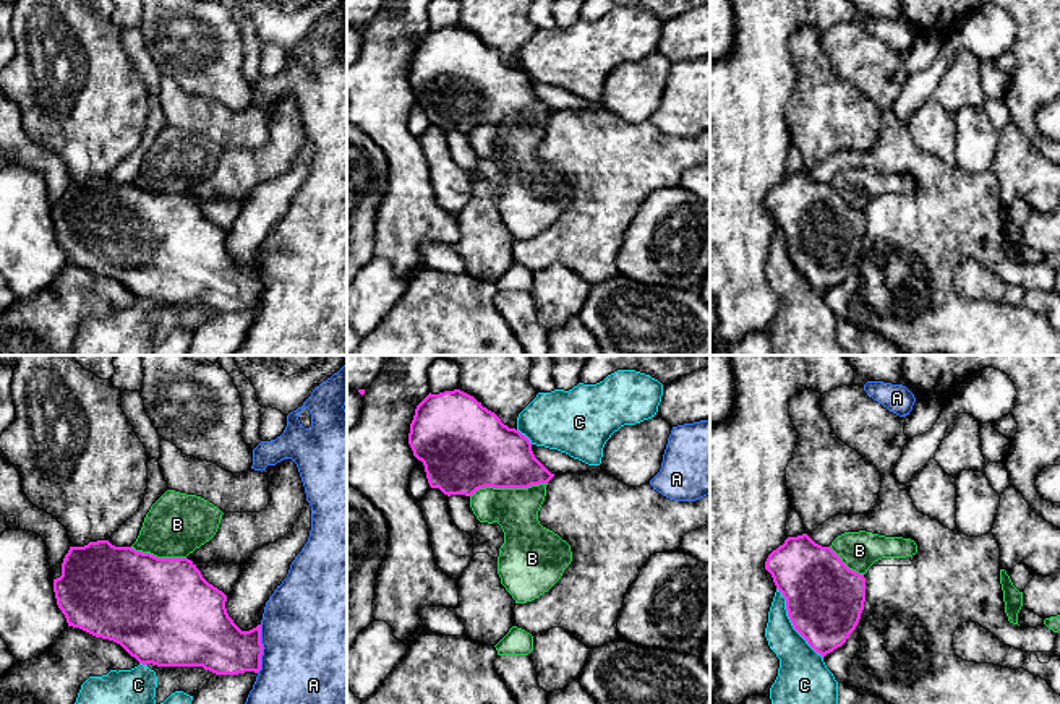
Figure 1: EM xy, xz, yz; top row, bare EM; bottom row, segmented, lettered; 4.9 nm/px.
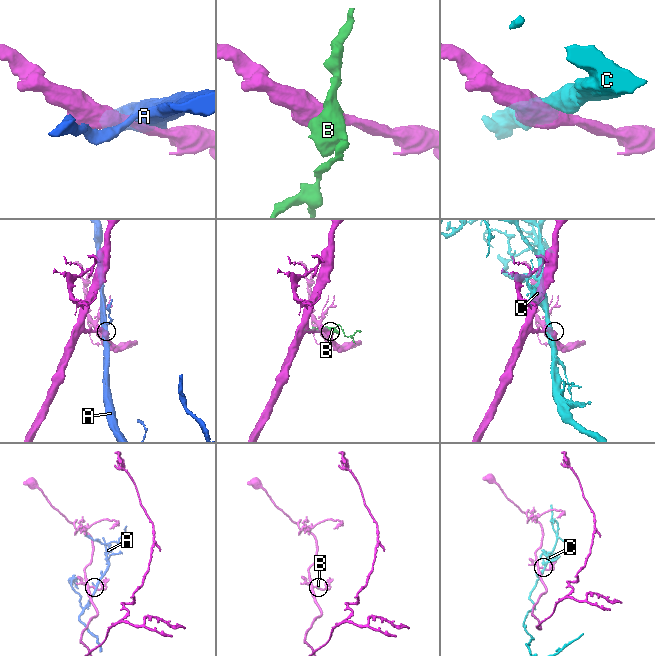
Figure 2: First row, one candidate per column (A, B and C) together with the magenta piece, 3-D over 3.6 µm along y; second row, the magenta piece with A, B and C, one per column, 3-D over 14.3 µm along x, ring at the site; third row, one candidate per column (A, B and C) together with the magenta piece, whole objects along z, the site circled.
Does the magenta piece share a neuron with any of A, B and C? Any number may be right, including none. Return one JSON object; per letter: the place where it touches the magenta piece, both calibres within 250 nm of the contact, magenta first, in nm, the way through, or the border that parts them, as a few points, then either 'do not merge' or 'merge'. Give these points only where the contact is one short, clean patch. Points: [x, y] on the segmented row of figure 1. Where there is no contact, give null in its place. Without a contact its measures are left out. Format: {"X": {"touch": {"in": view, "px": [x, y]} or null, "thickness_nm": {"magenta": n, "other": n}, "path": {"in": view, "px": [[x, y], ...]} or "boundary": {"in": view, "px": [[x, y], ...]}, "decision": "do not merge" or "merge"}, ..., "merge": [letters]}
{"A": {"touch": {"in": "xy", "px": [263, 648]}, "thickness_nm": {"magenta": 280, "other": 500}, "decision": "do not merge"}, "B": {"touch": {"in": "xz", "px": [508, 487]}, "thickness_nm": {"magenta": 380, "other": 220}, "boundary": {"in": "xz", "px": [[547, 482], [527, 487], [480, 487], [470, 497]]}, "decision": "do not merge"}, "C": {"touch": {"in": "yz", "px": [791, 622]}, "thickness_nm": {"magenta": 380, "other": 220}, "decision": "do not merge"}, "merge": []}

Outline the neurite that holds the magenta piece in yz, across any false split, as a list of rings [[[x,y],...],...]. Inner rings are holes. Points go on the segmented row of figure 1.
[[[807,534],[788,537],[768,555],[765,569],[786,599],[788,616],[794,629],[817,654],[825,657],[846,642],[864,610],[864,574],[849,569],[830,547],[815,543]]]

